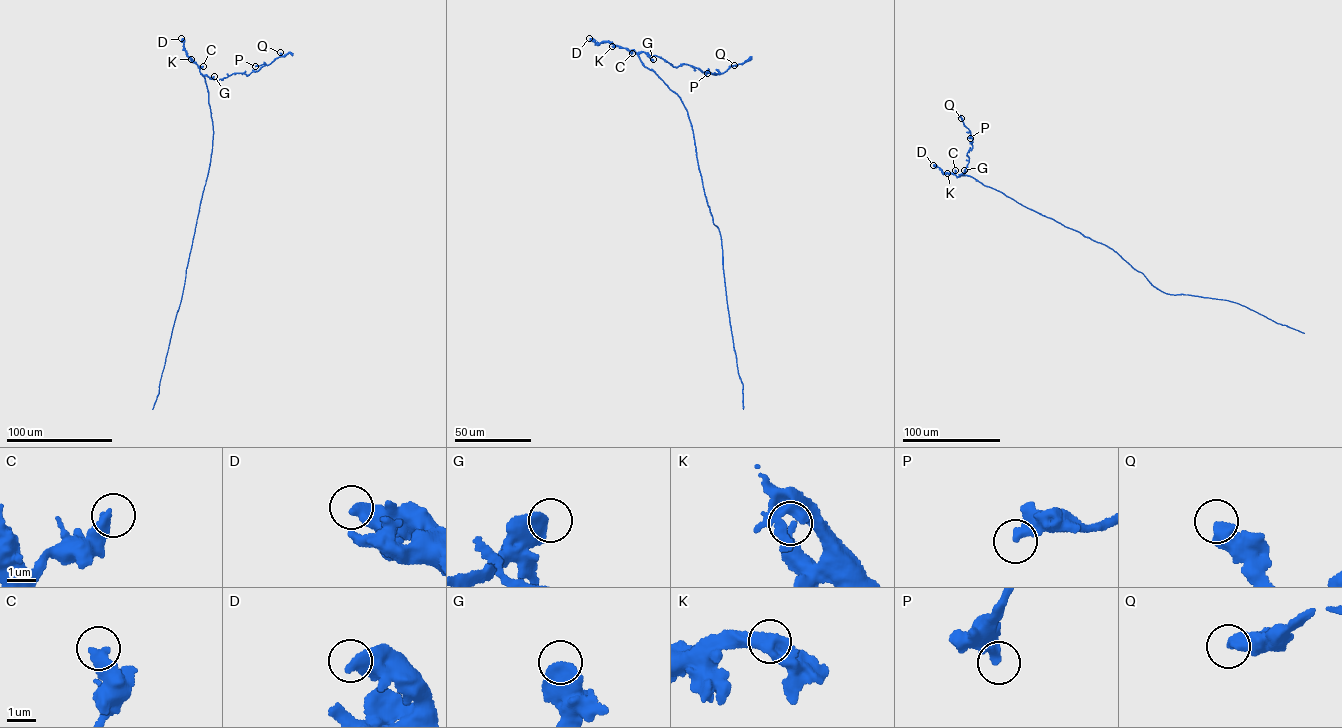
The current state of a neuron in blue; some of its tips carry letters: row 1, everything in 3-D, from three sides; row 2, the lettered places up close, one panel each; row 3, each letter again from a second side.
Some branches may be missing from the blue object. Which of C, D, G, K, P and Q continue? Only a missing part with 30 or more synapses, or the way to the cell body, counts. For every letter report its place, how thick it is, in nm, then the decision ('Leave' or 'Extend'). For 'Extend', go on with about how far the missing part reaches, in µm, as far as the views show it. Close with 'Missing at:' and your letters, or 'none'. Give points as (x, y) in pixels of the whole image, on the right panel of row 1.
C: Place: (955, 170). Thickness 440 nm. Leave
D: Place: (933, 165). Thickness 550 nm. Leave
G: Place: (964, 170). Thickness 500 nm. Leave
K: Place: (947, 173). Thickness 260 nm. Leave
P: Place: (970, 138). Thickness 400 nm. Leave
Q: Place: (961, 118). Thickness 480 nm. Leave
Missing at: none

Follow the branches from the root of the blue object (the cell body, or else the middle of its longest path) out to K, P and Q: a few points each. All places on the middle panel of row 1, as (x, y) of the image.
K: (700, 172), (691, 124), (680, 97), (655, 72), (643, 65), (633, 51), (612, 46)
P: (700, 172), (680, 97), (643, 65), (638, 54), (719, 74), (707, 73)
Q: (700, 172), (680, 97), (643, 65), (638, 54), (713, 74), (734, 65)

